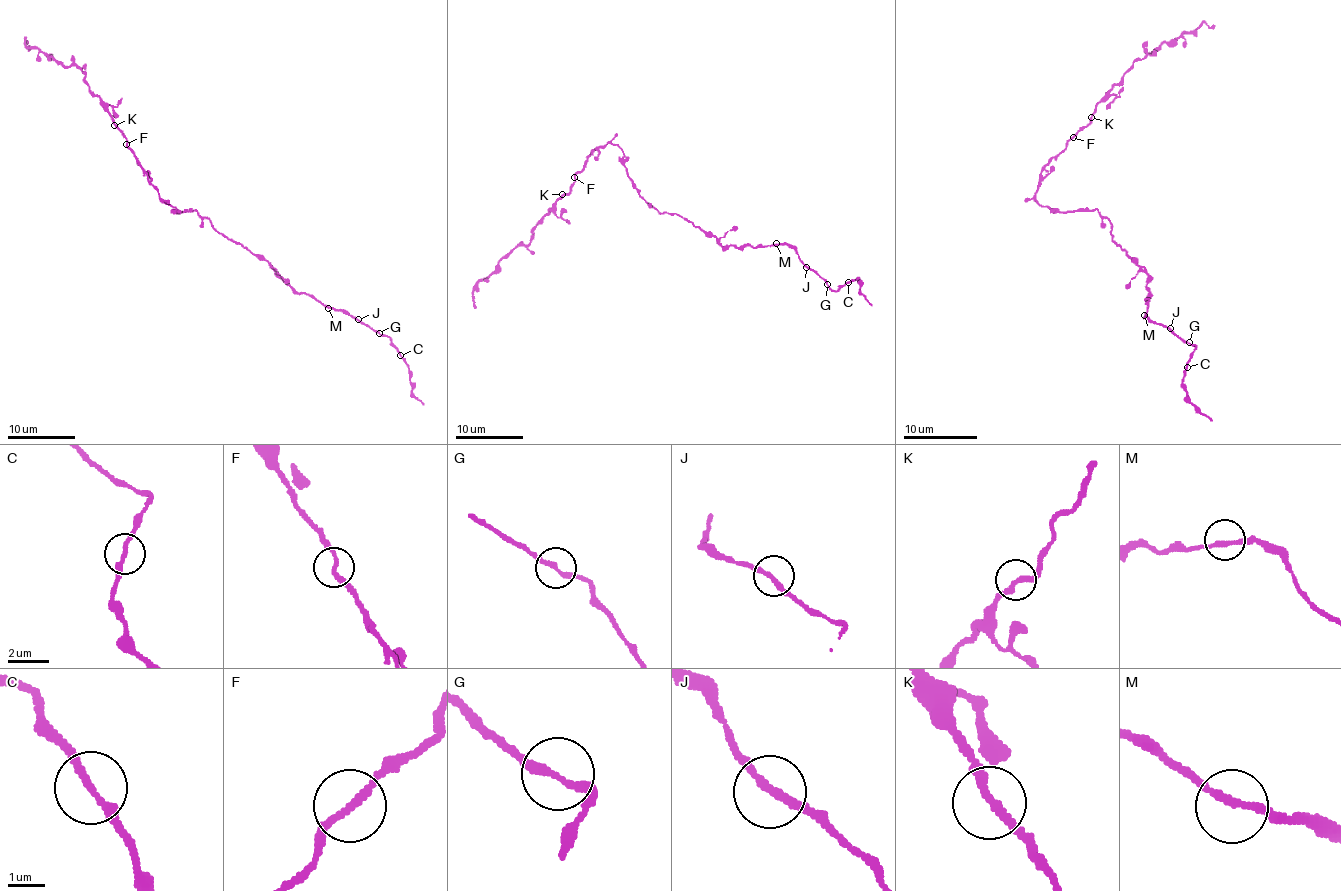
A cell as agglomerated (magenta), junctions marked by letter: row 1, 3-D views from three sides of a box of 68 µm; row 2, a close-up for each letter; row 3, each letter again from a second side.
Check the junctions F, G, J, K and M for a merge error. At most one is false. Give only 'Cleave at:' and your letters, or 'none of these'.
Cleave at: none of these

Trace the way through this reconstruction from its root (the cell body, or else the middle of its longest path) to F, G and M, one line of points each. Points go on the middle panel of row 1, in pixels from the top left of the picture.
F: (642, 196), (627, 172), (623, 152), (611, 144), (598, 147), (574, 177)
G: (642, 196), (661, 213), (676, 213), (701, 230), (710, 231), (723, 247), (789, 245), (826, 284)
M: (642, 196), (661, 213), (676, 213), (701, 230), (710, 231), (723, 247), (765, 247), (776, 243)

